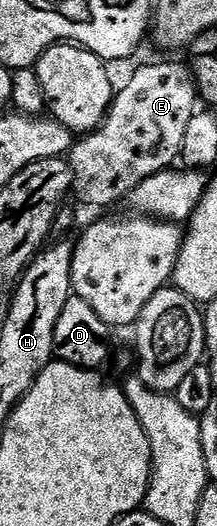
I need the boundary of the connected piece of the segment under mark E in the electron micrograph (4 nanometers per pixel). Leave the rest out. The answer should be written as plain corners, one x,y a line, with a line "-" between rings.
159,62
157,64
147,64
145,66
140,65
139,67
136,67
133,79
131,79
128,87
114,95
114,100
105,116
104,121
101,122
101,125
99,125
96,130
89,135
84,135
81,139
78,139
67,156
67,161
72,168
71,192
74,199
77,198
81,203
93,208
105,208
117,203
118,201
124,201
131,191
141,184
143,180
160,171
170,169
178,161
178,158
181,155
183,138
186,136
187,125
190,123
193,115
197,112
195,104
198,105
198,102
199,95
197,93
196,82
193,79
193,72
186,63

